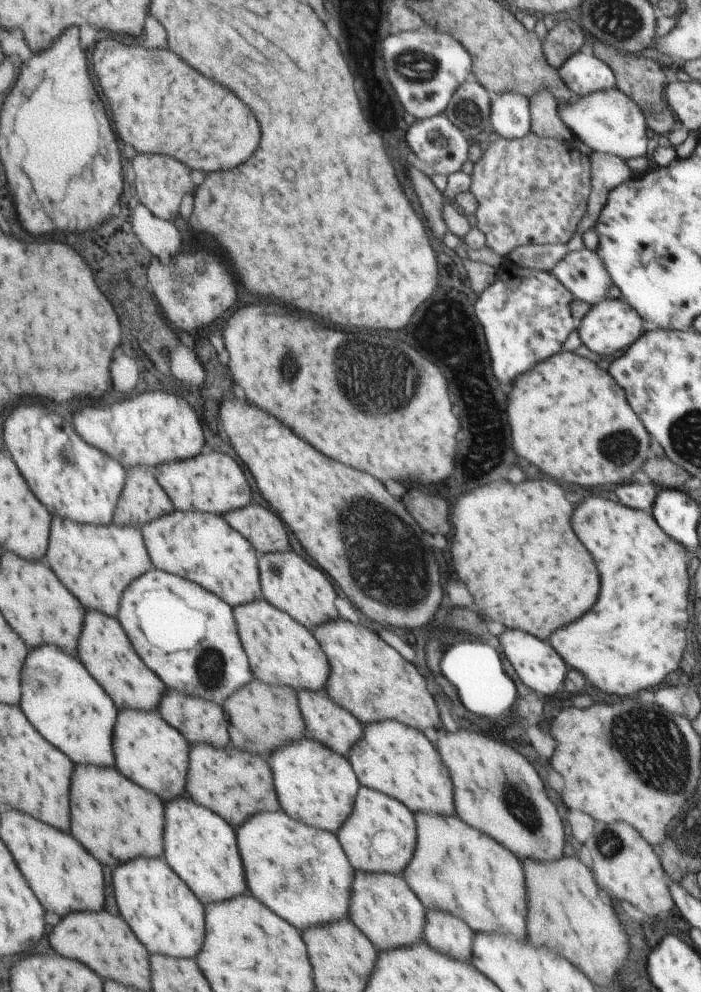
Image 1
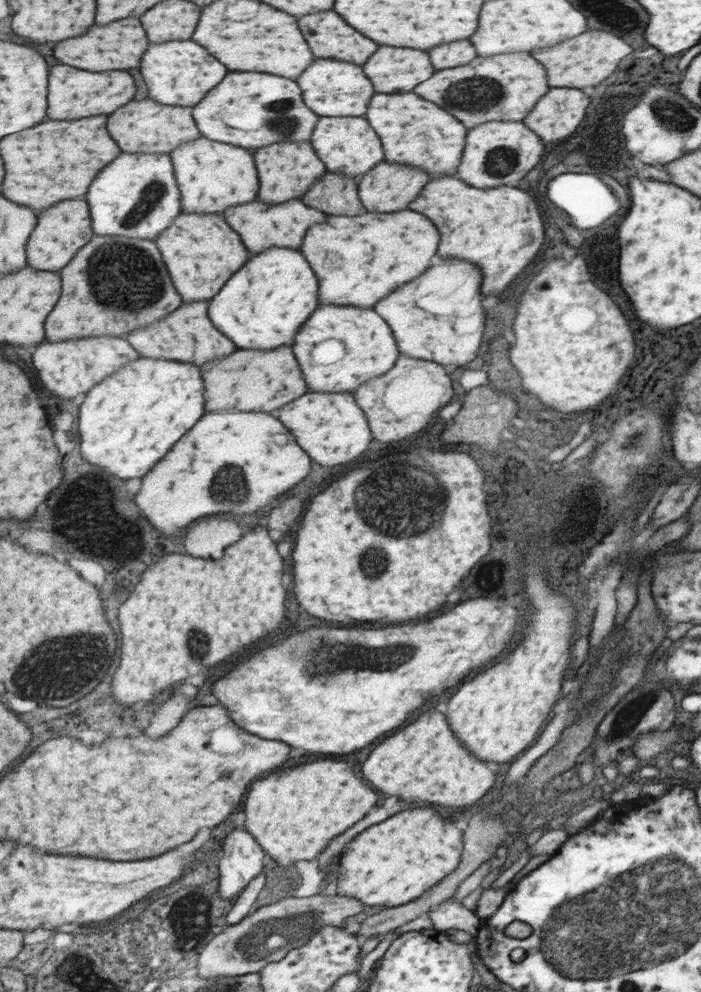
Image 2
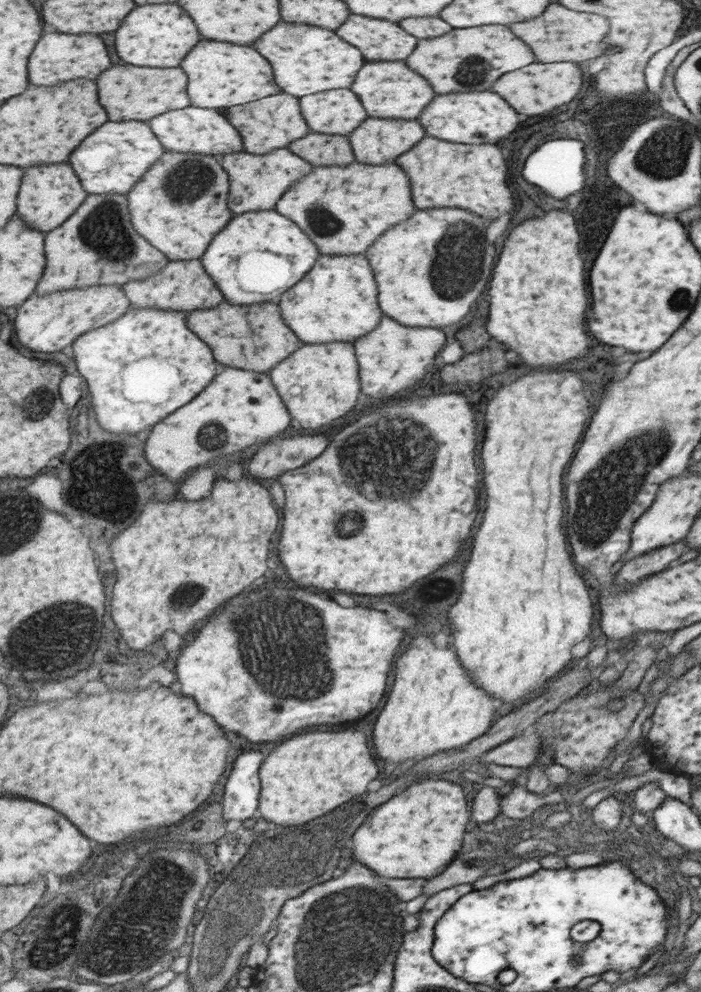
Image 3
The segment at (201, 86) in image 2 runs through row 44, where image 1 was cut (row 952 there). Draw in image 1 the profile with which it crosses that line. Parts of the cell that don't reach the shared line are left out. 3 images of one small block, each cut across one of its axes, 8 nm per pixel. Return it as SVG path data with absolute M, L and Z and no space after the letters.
M134 860L114 870L114 894L122 918L138 930L138 938L150 946L150 955L195 959L204 946L204 905L192 888L180 880L164 860Z

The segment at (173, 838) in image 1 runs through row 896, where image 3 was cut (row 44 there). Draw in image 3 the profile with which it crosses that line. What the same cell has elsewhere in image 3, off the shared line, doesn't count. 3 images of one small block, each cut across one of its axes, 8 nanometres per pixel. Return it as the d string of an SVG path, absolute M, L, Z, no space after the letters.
M203 38L190 50L181 63L181 69L188 75L188 95L191 104L224 112L226 108L254 102L270 94L280 94L282 88L274 82L274 73L266 58L254 48L236 46L228 42L212 42Z

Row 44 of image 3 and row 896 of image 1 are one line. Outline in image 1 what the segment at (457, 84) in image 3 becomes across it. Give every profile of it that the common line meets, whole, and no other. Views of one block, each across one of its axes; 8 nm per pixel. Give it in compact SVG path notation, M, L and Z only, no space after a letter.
M414 813L417 826L417 843L413 857L403 870L402 877L410 890L420 899L420 902L430 910L442 910L442 913L454 914L461 918L474 930L484 934L510 934L518 940L526 938L526 884L524 872L520 862L492 838L484 836L482 832L470 828L456 814L452 817L429 815L428 813Z

